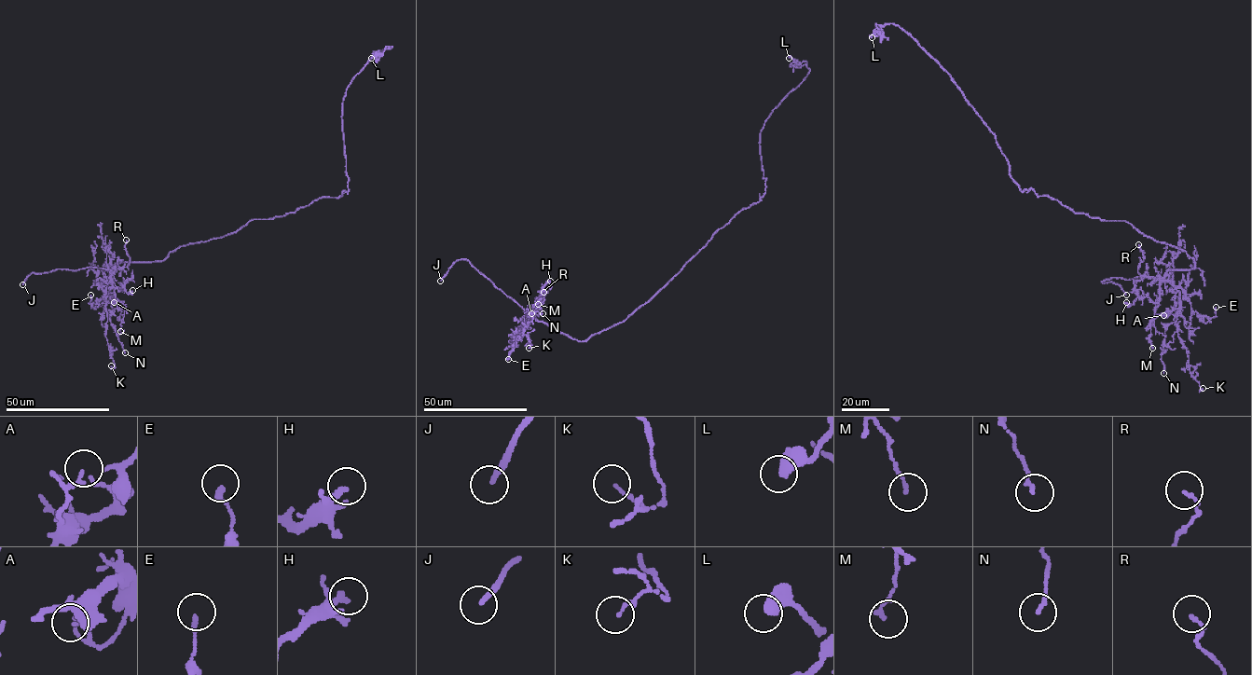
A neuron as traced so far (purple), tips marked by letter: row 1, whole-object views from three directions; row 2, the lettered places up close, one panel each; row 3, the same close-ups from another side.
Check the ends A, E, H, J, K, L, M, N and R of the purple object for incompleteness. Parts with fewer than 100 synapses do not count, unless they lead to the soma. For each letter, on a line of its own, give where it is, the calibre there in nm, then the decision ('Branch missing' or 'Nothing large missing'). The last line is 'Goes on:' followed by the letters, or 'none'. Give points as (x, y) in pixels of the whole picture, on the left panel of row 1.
A: Place: (114, 302). Thickness 140 nm. Nothing large missing
E: Place: (90, 295). Thickness 180 nm. Nothing large missing
H: Place: (132, 290). Thickness 190 nm. Nothing large missing
J: Place: (22, 284). Thickness 200 nm. Branch missing
K: Place: (111, 365). Thickness 140 nm. Nothing large missing
L: Place: (371, 58). Thickness 550 nm. Nothing large missing
M: Place: (120, 331). Thickness 150 nm. Nothing large missing
N: Place: (125, 352). Thickness 140 nm. Nothing large missing
R: Place: (126, 240). Thickness 120 nm. Nothing large missing
Goes on: J

